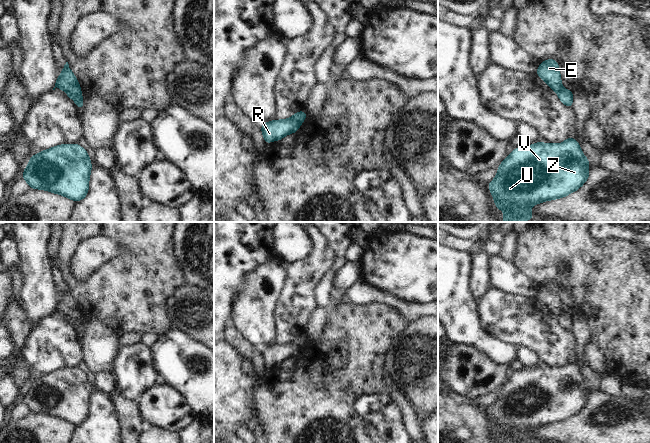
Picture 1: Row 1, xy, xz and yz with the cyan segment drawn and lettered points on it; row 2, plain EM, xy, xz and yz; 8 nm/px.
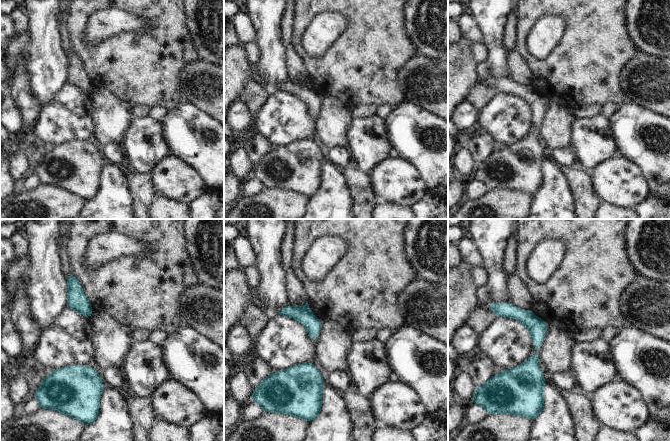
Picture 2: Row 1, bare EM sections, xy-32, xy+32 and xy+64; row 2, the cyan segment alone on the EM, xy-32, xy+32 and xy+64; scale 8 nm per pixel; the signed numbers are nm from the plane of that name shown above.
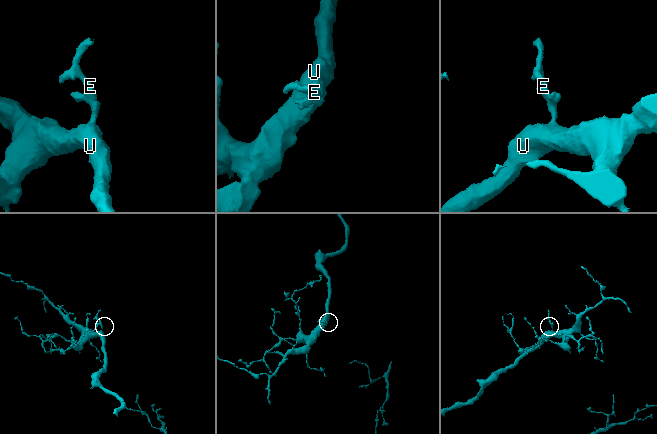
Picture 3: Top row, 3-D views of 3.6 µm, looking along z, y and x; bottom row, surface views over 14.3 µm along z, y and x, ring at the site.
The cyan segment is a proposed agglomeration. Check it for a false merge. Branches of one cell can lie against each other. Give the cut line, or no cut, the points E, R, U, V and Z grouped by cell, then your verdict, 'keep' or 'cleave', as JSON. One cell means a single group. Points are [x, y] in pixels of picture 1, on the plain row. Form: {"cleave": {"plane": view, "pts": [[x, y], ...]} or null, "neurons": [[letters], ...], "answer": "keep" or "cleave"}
{"cleave": {"plane": "xy", "pts": [[66, 315], [71, 318], [80, 319]]}, "neurons": [["E"], ["R", "U", "V", "Z"]], "answer": "cleave"}

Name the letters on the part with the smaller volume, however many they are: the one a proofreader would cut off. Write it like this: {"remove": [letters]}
{"remove": ["E"]}

